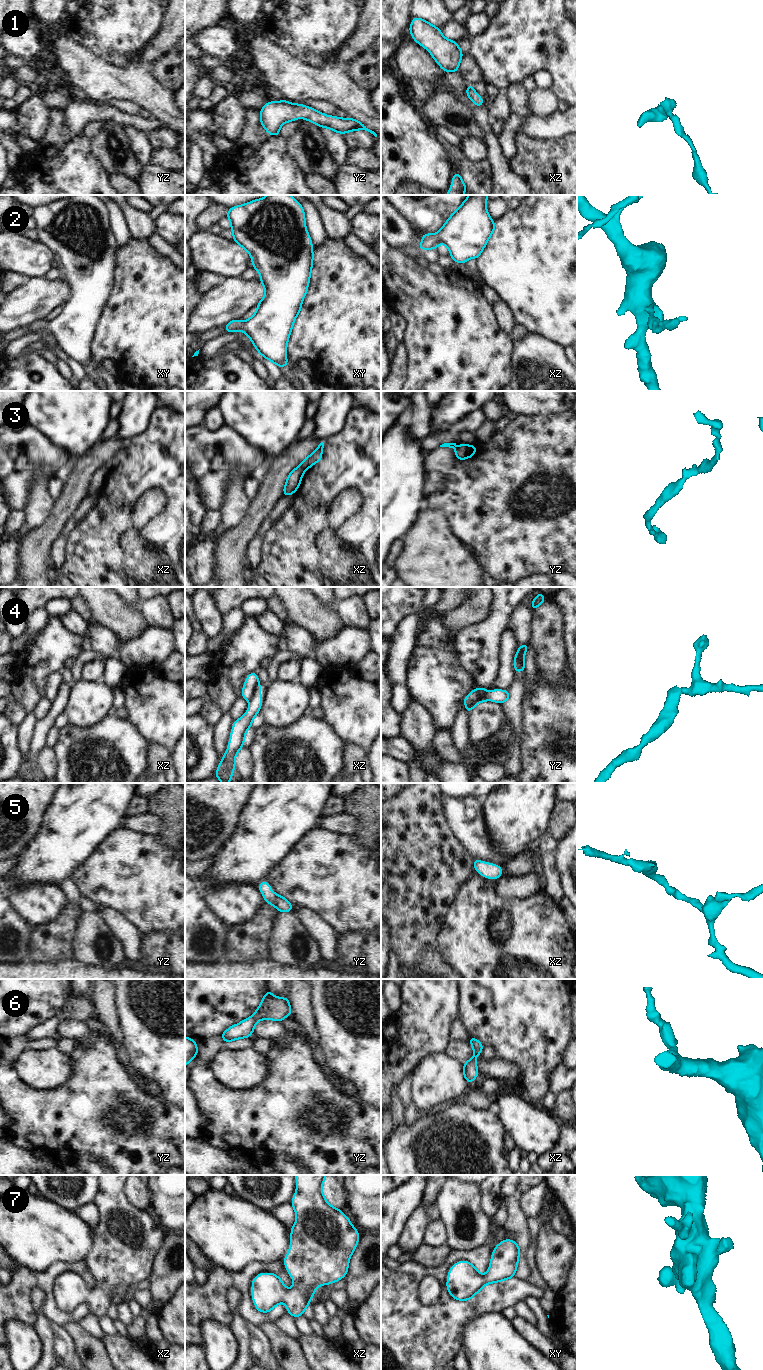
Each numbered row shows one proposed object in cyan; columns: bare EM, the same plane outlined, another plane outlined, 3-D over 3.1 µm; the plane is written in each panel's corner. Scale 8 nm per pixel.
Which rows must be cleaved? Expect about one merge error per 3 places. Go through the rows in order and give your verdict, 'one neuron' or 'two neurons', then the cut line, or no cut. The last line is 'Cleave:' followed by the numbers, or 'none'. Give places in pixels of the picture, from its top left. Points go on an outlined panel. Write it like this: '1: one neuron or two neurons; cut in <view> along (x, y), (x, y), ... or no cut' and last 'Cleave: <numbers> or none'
1: one neuron; no cut
2: one neuron; no cut
3: one neuron; no cut
4: two neurons; cut in xz along (259, 691), (250, 701)
5: one neuron; no cut
6: one neuron; no cut
7: one neuron; no cut
Cleave: 4

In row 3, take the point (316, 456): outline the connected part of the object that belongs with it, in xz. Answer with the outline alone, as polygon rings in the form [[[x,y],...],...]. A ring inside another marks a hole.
[[[325,439],[319,441],[319,446],[314,450],[308,458],[305,458],[301,464],[294,470],[292,470],[287,478],[287,482],[283,489],[284,496],[292,495],[300,486],[300,481],[304,474],[304,471],[309,469],[312,465],[322,460],[323,447],[326,444]]]

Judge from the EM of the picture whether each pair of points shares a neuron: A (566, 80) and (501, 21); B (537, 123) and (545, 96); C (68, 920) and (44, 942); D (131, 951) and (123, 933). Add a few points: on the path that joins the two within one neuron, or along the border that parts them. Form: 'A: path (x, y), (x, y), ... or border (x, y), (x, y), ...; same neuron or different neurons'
A: path (551, 64), (525, 39), (517, 37); same neuron
B: border (558, 110), (549, 115), (531, 115); different neurons
C: path (62, 926), (50, 938); same neuron
D: path (131, 947), (131, 941), (127, 937); same neuron

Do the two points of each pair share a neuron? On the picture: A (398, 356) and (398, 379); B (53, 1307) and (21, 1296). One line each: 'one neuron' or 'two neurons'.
A: one neuron
B: one neuron

